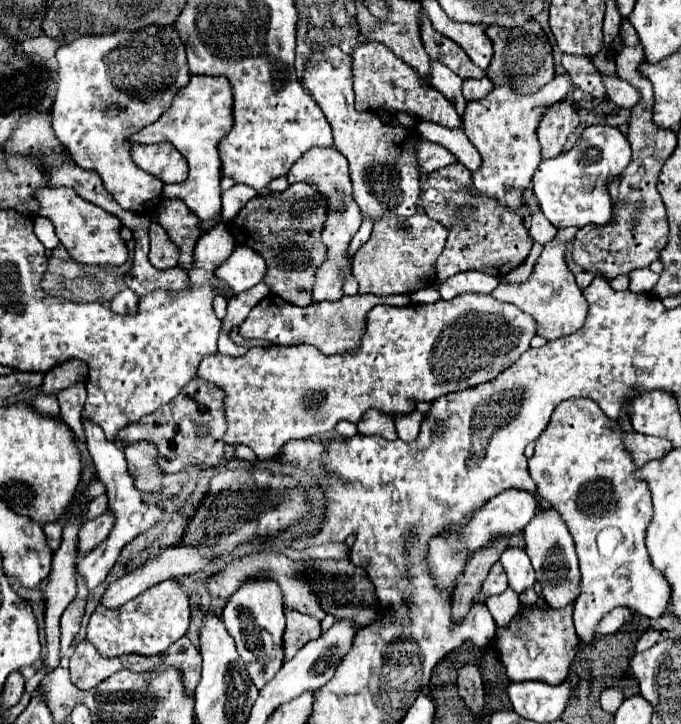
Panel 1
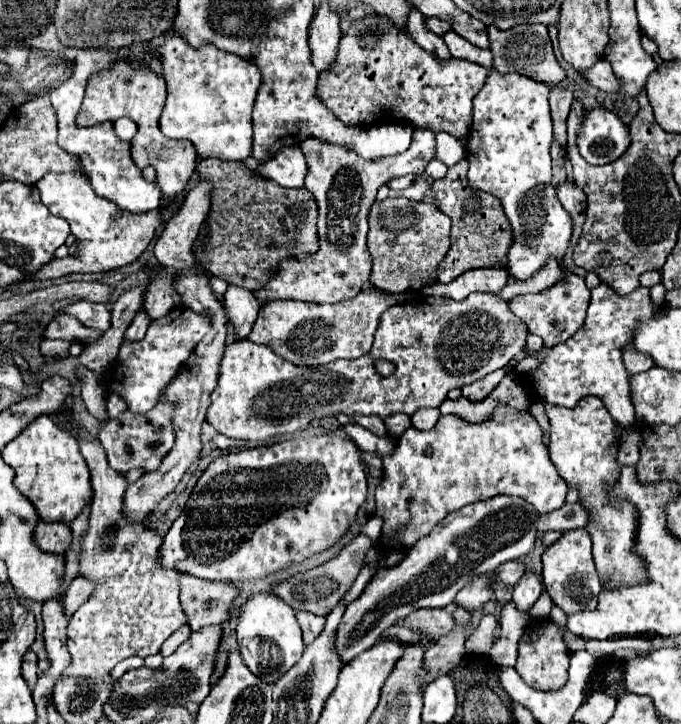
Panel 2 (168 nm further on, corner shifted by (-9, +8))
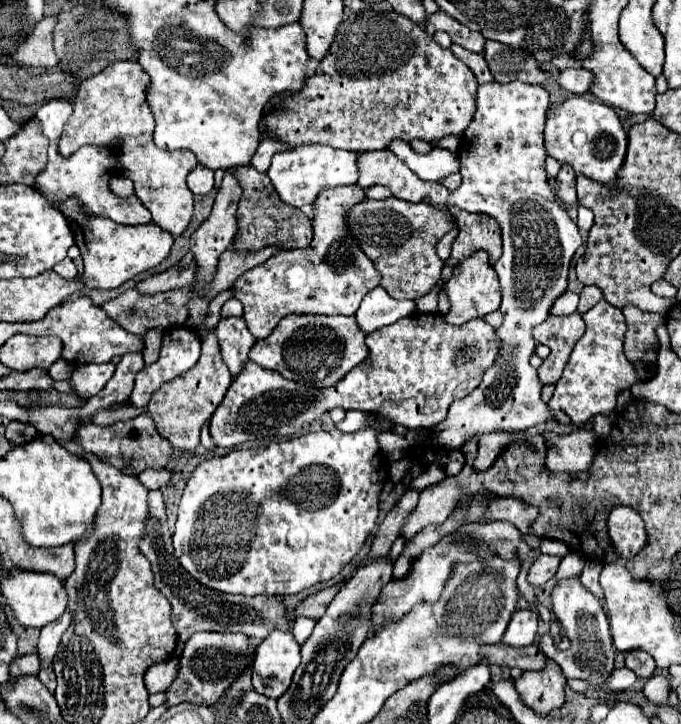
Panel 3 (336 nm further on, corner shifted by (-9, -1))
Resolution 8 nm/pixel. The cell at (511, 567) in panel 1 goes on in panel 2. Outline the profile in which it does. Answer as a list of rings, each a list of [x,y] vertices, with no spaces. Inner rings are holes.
[[[524,574],[522,580],[520,580],[520,582],[516,584],[516,588],[514,588],[512,602],[516,604],[516,608],[518,608],[520,612],[528,612],[528,610],[534,606],[534,602],[538,600],[540,592],[542,592],[542,588],[540,588],[538,578],[536,578],[534,574]]]

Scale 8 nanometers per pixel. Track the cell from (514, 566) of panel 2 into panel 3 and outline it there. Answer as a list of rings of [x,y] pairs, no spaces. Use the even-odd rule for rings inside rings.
[[[540,555],[530,571],[528,571],[528,583],[532,587],[542,587],[546,581],[550,581],[556,575],[556,569],[560,565],[560,557],[552,557],[552,555]]]

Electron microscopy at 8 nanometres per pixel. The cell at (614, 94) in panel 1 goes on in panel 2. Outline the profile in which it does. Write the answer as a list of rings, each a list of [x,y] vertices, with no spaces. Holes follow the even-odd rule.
[[[598,60],[594,66],[586,70],[576,70],[578,78],[586,80],[590,86],[602,90],[602,92],[616,92],[618,90],[618,80],[614,80],[610,64],[606,60]]]

